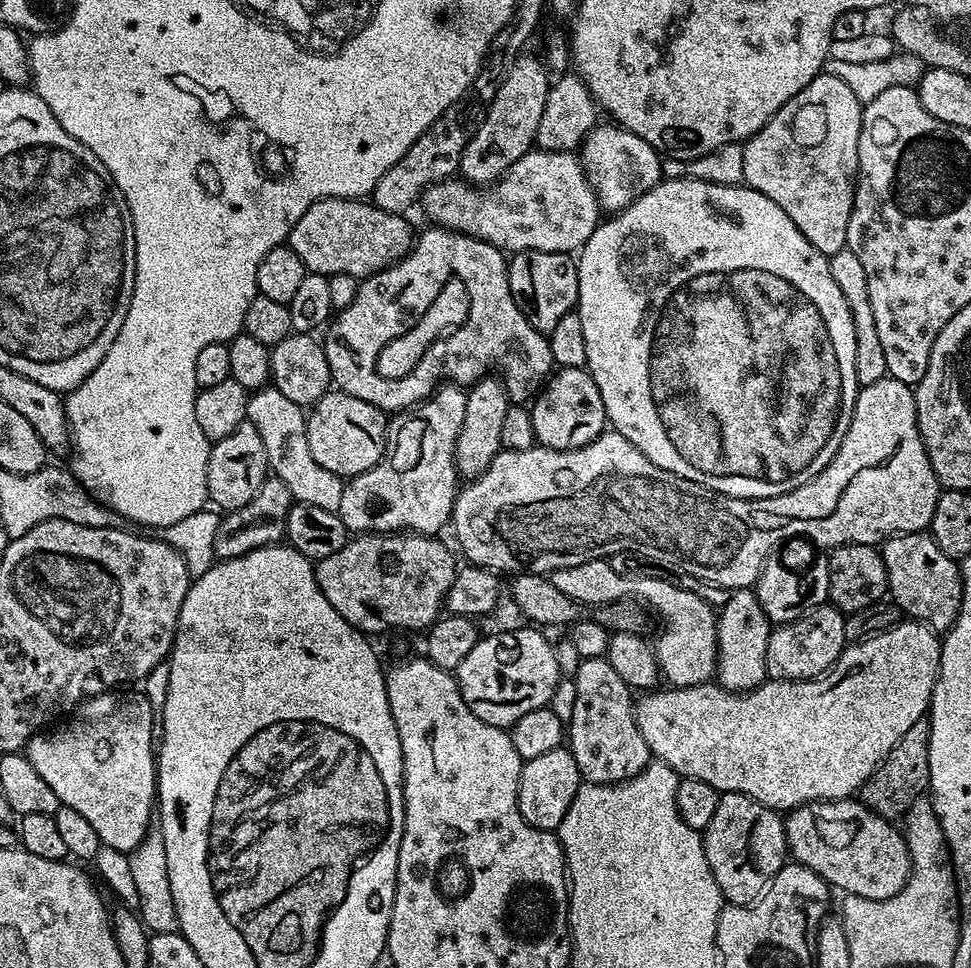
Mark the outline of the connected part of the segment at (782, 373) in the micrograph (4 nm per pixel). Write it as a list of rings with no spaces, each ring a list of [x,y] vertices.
[[[664,178],[650,190],[646,190],[646,194],[642,194],[642,198],[638,198],[630,206],[601,219],[594,234],[590,234],[584,247],[579,249],[576,269],[578,270],[578,294],[580,295],[578,311],[582,318],[582,334],[586,338],[586,367],[594,378],[594,386],[598,386],[598,394],[602,394],[602,406],[607,423],[618,434],[622,434],[622,438],[626,438],[634,446],[638,446],[638,450],[642,450],[642,454],[646,454],[646,458],[650,458],[650,462],[654,462],[654,466],[662,466],[662,470],[670,470],[670,474],[678,474],[678,478],[698,482],[710,490],[720,492],[723,496],[757,500],[786,494],[790,490],[810,482],[832,461],[834,454],[838,454],[838,446],[842,446],[842,438],[846,438],[846,430],[850,426],[850,418],[854,414],[854,402],[858,391],[854,378],[854,342],[856,341],[854,318],[850,314],[850,306],[846,306],[846,298],[842,298],[842,290],[838,290],[838,282],[834,282],[834,278],[830,274],[828,257],[823,256],[814,246],[810,246],[806,234],[802,234],[802,230],[798,230],[798,226],[794,226],[794,222],[790,222],[790,214],[786,214],[786,210],[782,210],[782,206],[778,206],[778,202],[770,202],[770,198],[766,198],[766,194],[747,186]]]

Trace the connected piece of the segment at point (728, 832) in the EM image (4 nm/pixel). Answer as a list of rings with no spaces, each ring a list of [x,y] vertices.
[[[721,792],[718,806],[714,809],[714,818],[710,818],[710,826],[702,829],[702,835],[706,862],[710,862],[714,882],[718,882],[721,897],[728,904],[747,906],[756,903],[764,895],[765,888],[772,883],[773,878],[783,870],[790,856],[781,813],[774,808],[768,808],[762,802],[758,802],[746,794]]]

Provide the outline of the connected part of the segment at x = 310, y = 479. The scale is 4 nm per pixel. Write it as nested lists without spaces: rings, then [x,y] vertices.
[[[265,386],[249,397],[245,419],[262,437],[269,469],[273,475],[286,482],[295,501],[331,512],[339,511],[344,489],[343,479],[315,462],[310,453],[307,415],[301,405],[291,402],[275,386]]]

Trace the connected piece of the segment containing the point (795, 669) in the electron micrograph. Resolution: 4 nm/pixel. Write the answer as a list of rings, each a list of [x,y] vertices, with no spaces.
[[[825,602],[811,608],[794,622],[775,625],[769,634],[769,645],[766,646],[768,676],[774,680],[814,680],[824,675],[845,650],[850,636],[844,629],[845,619],[845,613]]]

